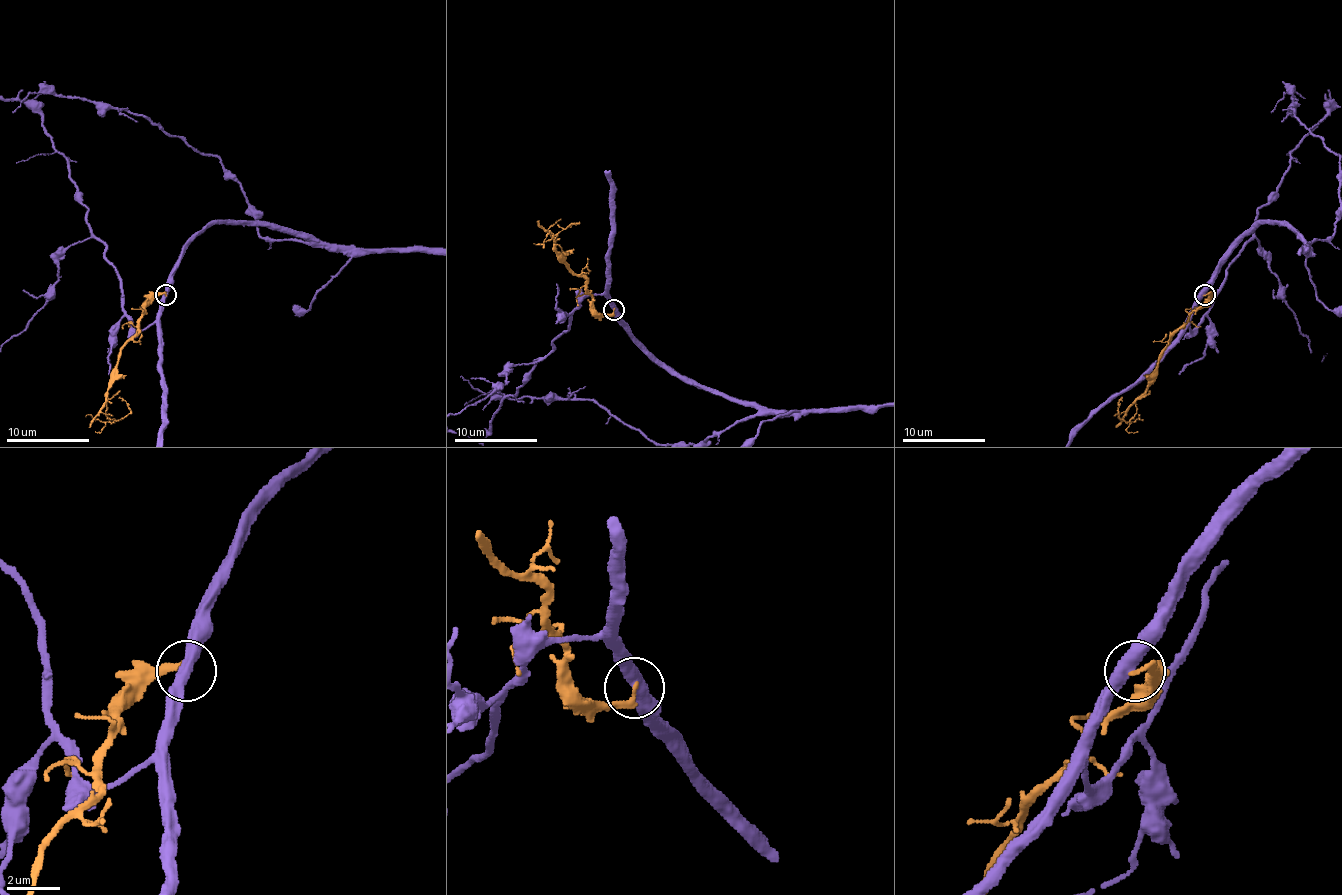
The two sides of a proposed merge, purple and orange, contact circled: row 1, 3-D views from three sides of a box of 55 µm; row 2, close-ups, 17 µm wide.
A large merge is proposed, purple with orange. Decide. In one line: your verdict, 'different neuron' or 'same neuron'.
different neuron

